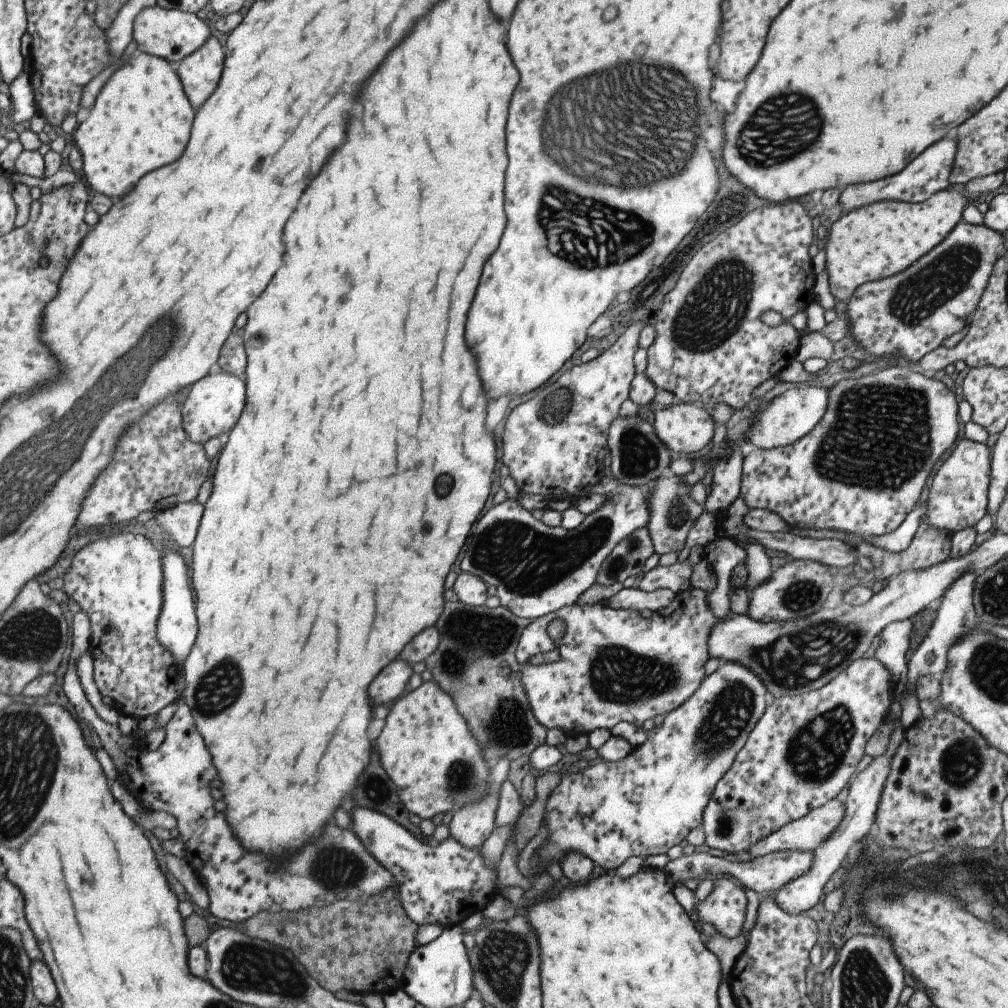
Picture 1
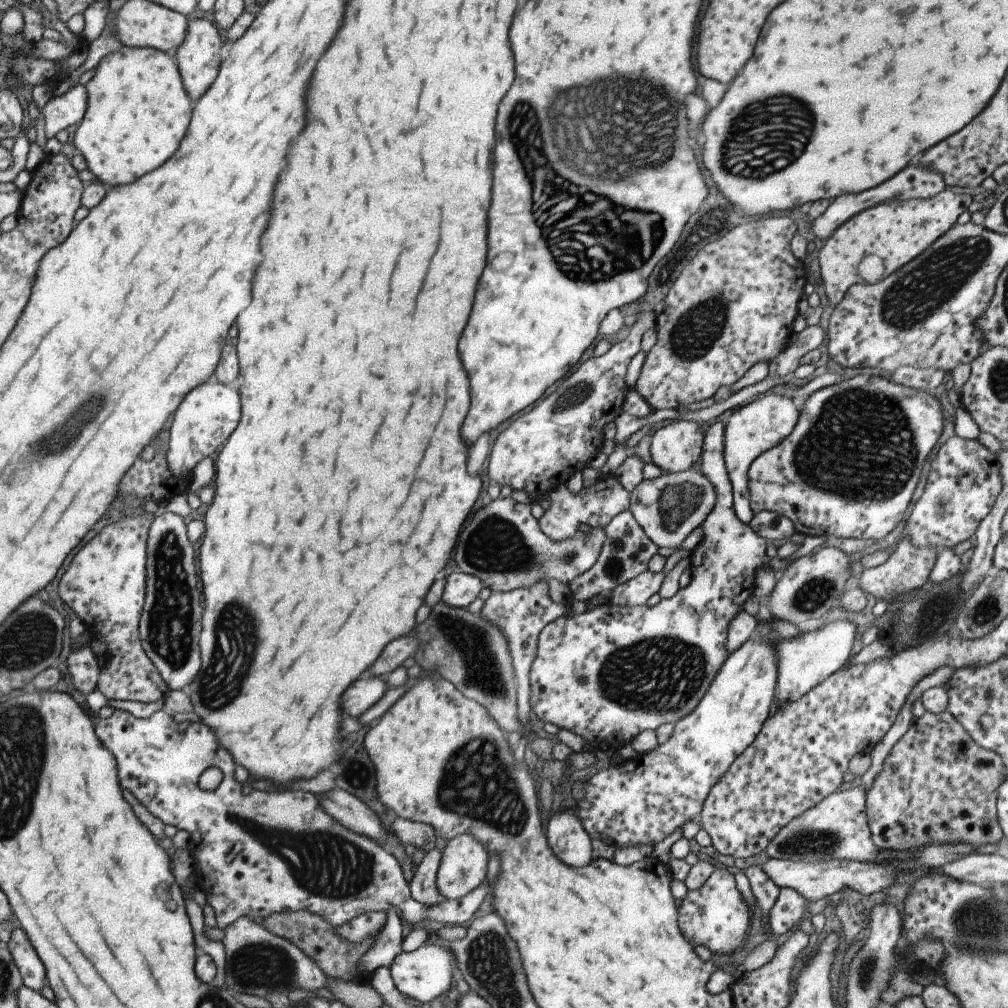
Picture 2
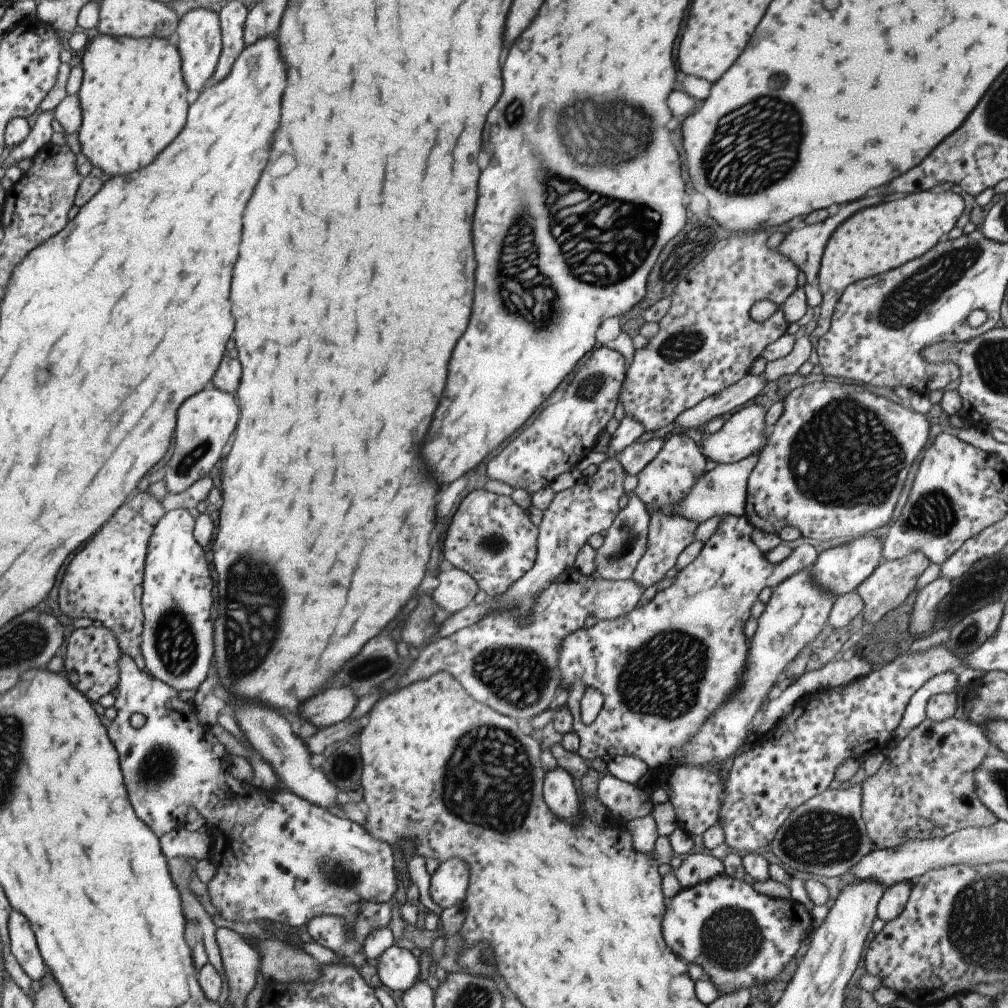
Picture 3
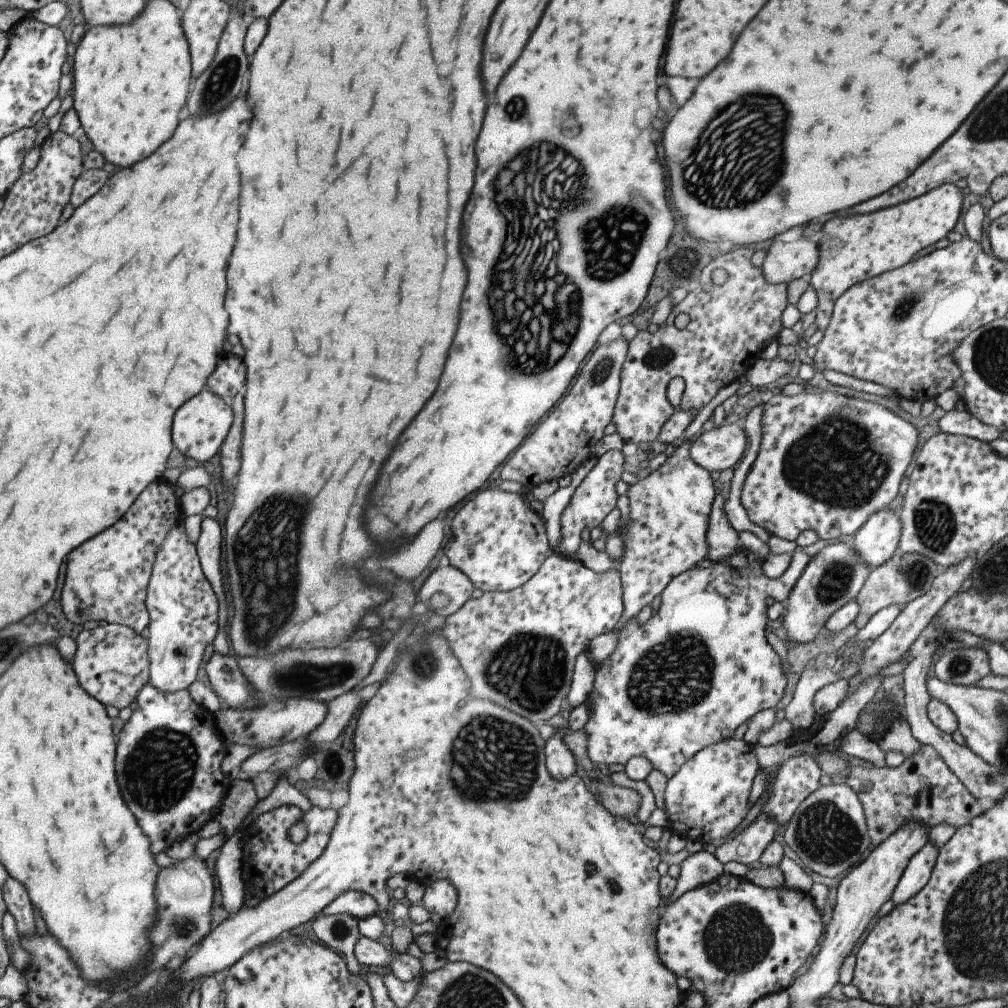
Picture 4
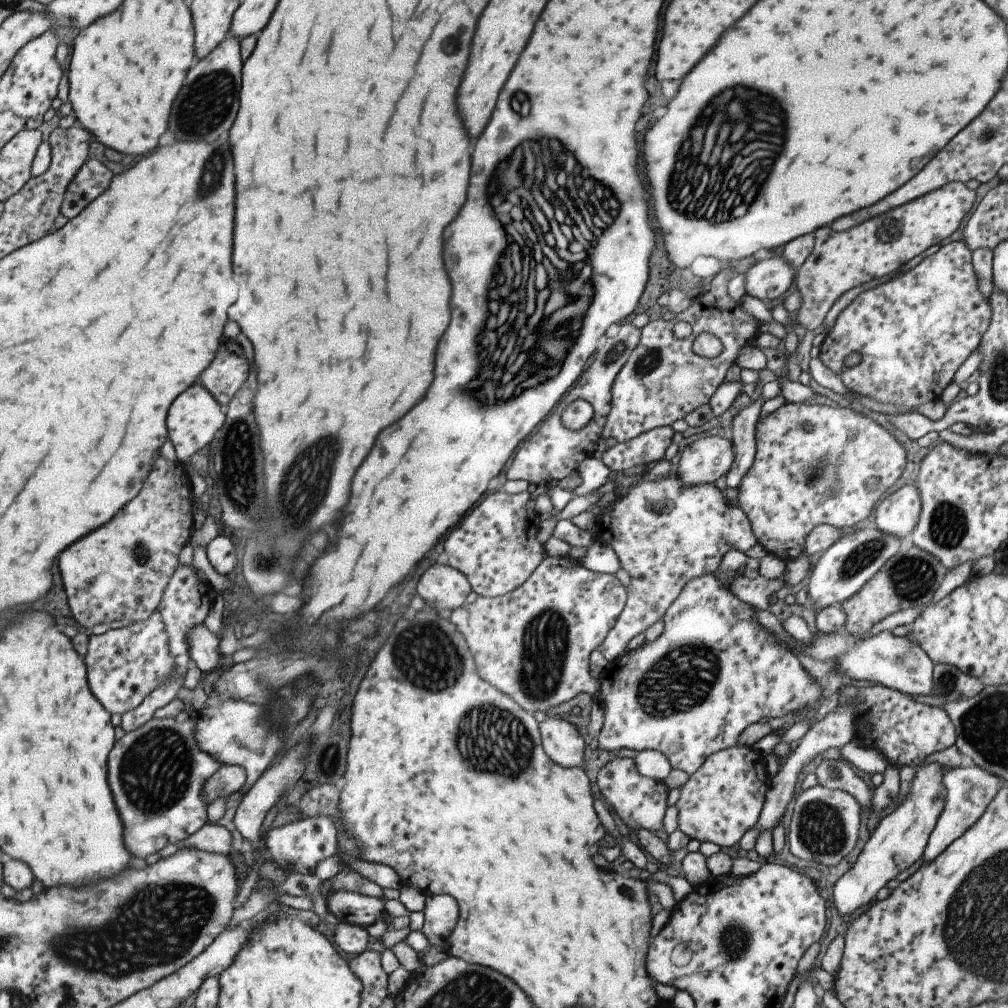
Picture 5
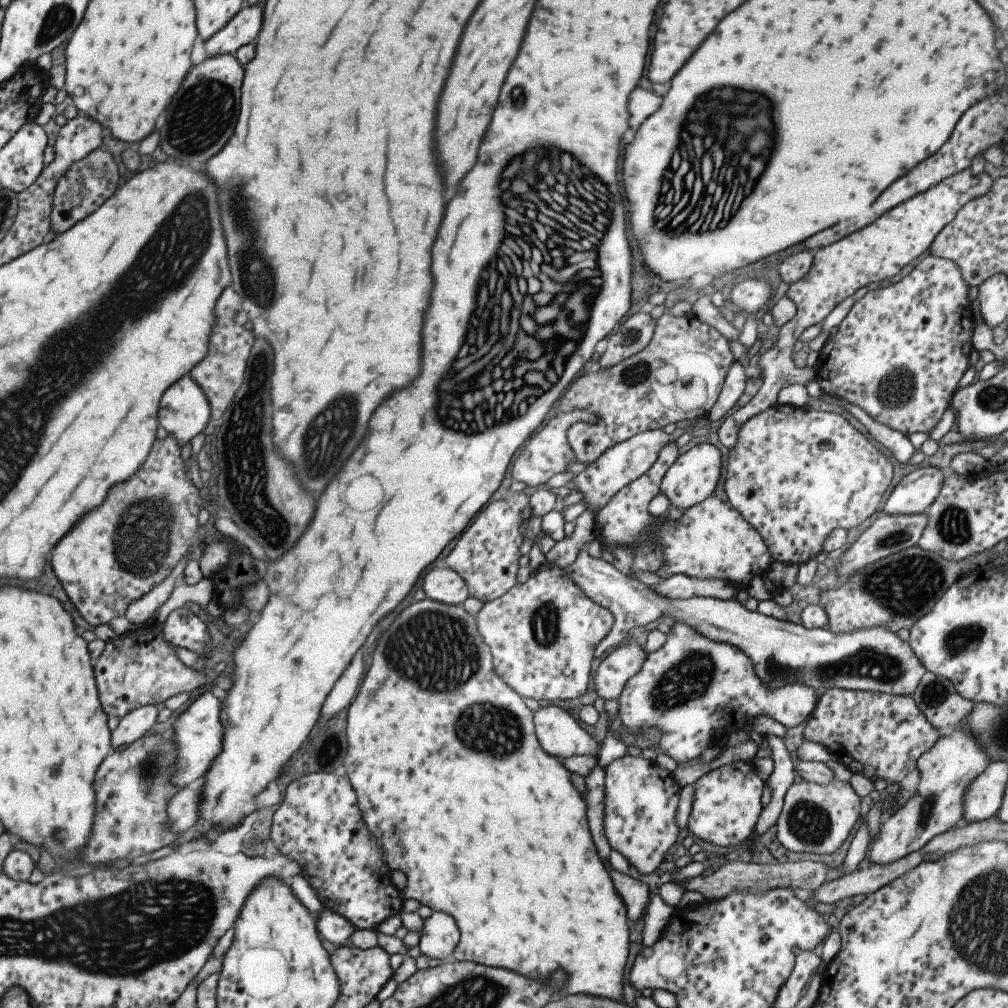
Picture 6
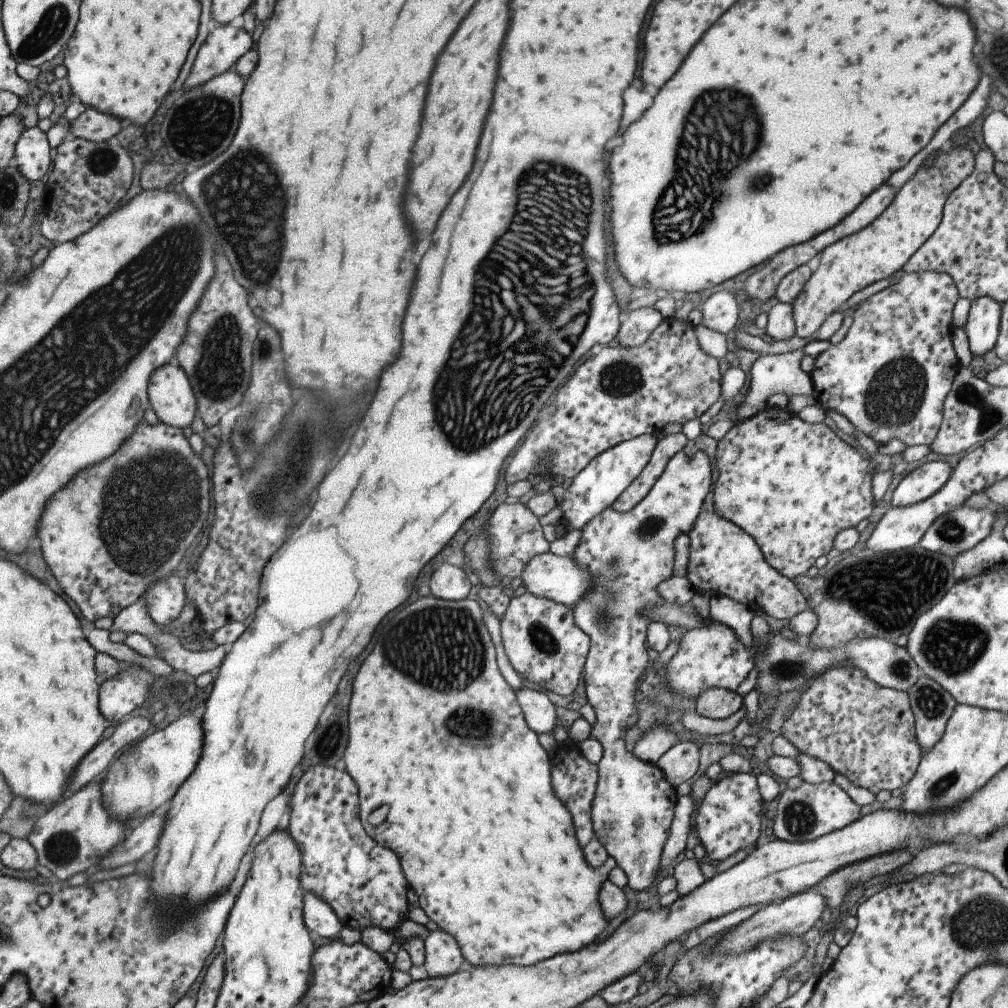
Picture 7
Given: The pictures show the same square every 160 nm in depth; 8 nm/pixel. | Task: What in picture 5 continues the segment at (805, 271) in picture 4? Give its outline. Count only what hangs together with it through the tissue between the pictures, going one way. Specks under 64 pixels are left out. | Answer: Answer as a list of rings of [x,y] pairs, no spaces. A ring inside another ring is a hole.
[[[781,255],[759,261],[744,272],[744,294],[764,303],[775,300],[792,289],[795,272]]]

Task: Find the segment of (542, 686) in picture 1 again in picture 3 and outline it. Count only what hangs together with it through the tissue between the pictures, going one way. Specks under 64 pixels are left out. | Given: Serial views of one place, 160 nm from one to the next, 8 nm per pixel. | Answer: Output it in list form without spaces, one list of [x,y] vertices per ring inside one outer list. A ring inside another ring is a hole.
[[[747,373],[735,384],[729,385],[721,392],[680,412],[673,421],[674,431],[688,431],[701,426],[701,424],[705,424],[703,433],[719,430],[724,423],[719,416],[725,412],[731,412],[733,408],[751,400],[766,383],[767,381],[764,381],[761,376]],[[743,515],[725,516],[715,533],[703,543],[695,560],[680,570],[669,587],[655,592],[649,602],[639,604],[623,616],[597,621],[588,630],[581,628],[563,639],[558,650],[558,688],[571,684],[565,706],[572,716],[572,730],[580,740],[576,753],[582,759],[601,758],[608,762],[621,755],[632,756],[642,760],[650,771],[659,772],[676,763],[671,750],[681,749],[708,717],[734,696],[739,688],[735,685],[737,680],[746,674],[749,647],[743,626],[757,594],[763,588],[772,590],[792,574],[807,569],[817,556],[811,545],[802,543],[785,560],[771,564],[751,542],[752,529]],[[585,688],[593,688],[603,697],[601,708],[590,724],[583,724],[579,718],[579,700]]]

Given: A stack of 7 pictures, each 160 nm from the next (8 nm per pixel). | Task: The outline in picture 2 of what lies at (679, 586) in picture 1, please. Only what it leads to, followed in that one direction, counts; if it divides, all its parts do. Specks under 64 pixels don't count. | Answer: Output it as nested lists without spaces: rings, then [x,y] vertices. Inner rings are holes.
[[[645,570],[611,591],[607,602],[618,607],[634,607],[645,604],[645,600],[660,589],[665,575]]]

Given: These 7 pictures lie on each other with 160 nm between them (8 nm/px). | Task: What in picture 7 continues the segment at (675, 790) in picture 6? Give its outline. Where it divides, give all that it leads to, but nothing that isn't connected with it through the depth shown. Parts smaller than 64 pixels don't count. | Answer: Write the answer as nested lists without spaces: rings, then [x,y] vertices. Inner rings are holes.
[[[696,451],[686,455],[676,452],[665,465],[661,475],[647,494],[631,507],[630,511],[617,512],[604,508],[592,516],[581,528],[580,537],[570,554],[571,560],[586,569],[594,579],[592,587],[586,590],[571,606],[574,625],[589,637],[590,645],[583,665],[582,675],[587,702],[592,706],[595,722],[590,726],[589,736],[602,746],[602,757],[598,760],[598,783],[591,801],[590,817],[598,841],[608,856],[623,870],[627,886],[635,892],[643,891],[654,880],[654,874],[661,856],[663,843],[667,838],[677,792],[666,783],[662,772],[649,763],[641,762],[633,752],[627,752],[623,745],[623,733],[637,722],[635,690],[639,678],[647,668],[645,650],[646,628],[652,623],[641,613],[644,609],[662,604],[658,584],[672,576],[674,570],[674,540],[677,535],[688,534],[701,513],[701,504],[711,486],[711,466],[707,454]]]

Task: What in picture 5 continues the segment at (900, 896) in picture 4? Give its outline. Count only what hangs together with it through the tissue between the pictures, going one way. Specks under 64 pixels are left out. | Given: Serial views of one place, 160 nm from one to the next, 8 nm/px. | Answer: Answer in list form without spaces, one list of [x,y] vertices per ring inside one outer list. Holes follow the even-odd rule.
[[[851,740],[840,749],[840,757],[855,766],[857,772],[864,775],[873,775],[883,773],[887,760],[876,748],[865,748]],[[975,766],[945,770],[941,776],[941,784],[946,797],[944,798],[943,810],[937,818],[919,861],[919,864],[923,866],[933,862],[955,838],[959,838],[967,828],[971,828],[979,820],[979,816],[985,812],[987,804],[993,800],[993,796],[999,790],[999,778]]]

